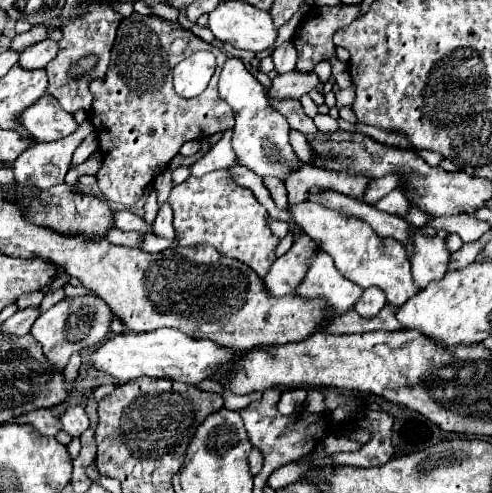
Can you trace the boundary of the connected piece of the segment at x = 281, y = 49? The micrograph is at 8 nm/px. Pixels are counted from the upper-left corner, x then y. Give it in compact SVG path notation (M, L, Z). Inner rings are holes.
M291 41L279 45L273 51L273 63L275 63L275 71L277 73L287 73L295 69L295 47L291 47Z

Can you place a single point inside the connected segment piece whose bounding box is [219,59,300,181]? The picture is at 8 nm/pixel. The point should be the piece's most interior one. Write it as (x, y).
(260, 138)

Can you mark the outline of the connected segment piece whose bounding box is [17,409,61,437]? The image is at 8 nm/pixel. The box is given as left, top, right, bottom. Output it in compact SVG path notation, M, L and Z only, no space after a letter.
M51 409L31 411L29 415L21 415L17 421L33 425L41 435L47 435L47 437L55 437L61 431L61 421L59 421L59 417L55 417L51 413Z

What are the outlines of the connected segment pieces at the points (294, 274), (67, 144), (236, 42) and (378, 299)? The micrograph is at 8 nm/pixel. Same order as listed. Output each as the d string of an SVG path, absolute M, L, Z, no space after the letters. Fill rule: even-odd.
M301 235L293 243L293 247L273 263L271 271L263 279L267 285L267 291L271 291L271 295L275 297L295 293L295 289L305 279L311 259L317 255L317 251L319 249L315 241L311 241L307 235Z
M83 121L77 131L65 139L35 143L13 163L13 173L17 183L31 183L35 187L47 189L63 183L65 173L71 167L71 155L79 143L93 133L91 121Z
M245 1L221 3L215 11L209 13L209 29L213 31L213 35L219 41L229 41L233 47L253 51L253 53L271 49L277 39L277 29L273 25L271 15L267 11L261 11L261 9L245 3Z
M369 287L363 291L361 299L353 305L353 309L361 317L375 317L385 307L385 303L387 303L387 299L385 299L383 291L379 291L377 287Z

